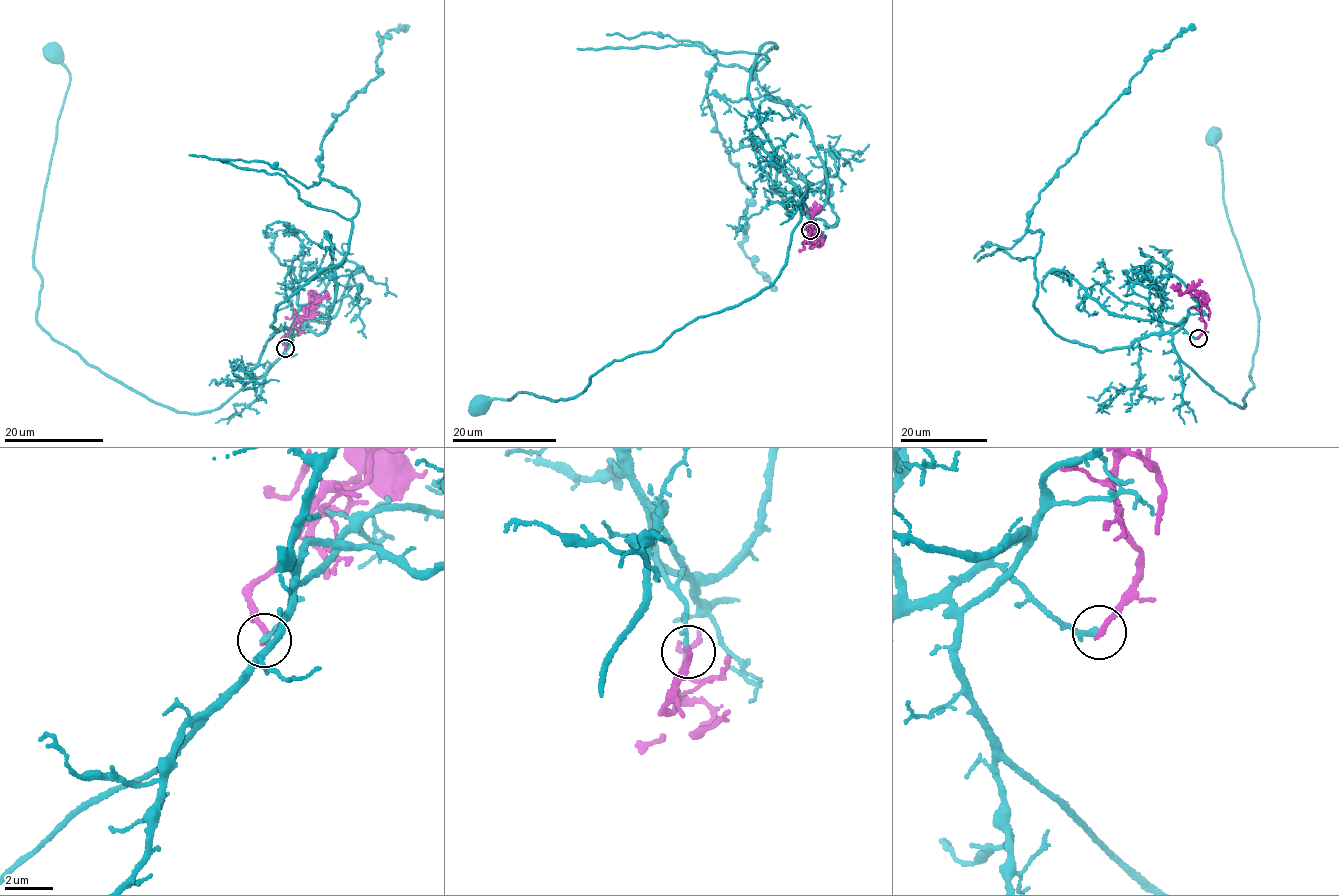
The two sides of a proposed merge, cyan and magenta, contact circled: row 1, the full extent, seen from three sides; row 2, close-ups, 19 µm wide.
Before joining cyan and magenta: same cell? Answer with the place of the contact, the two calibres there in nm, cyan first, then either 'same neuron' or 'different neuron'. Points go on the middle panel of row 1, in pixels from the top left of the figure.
(810, 230) | 240/240 nm | different neuron

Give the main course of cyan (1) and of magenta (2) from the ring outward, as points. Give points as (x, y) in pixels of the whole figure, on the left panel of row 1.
1: (285, 348), (293, 330), (266, 372), (217, 409), (186, 413), (38, 325), (36, 231), (69, 83), (55, 52)
2: (285, 348), (282, 337), (297, 318), (303, 317), (309, 301), (318, 300), (327, 292)

